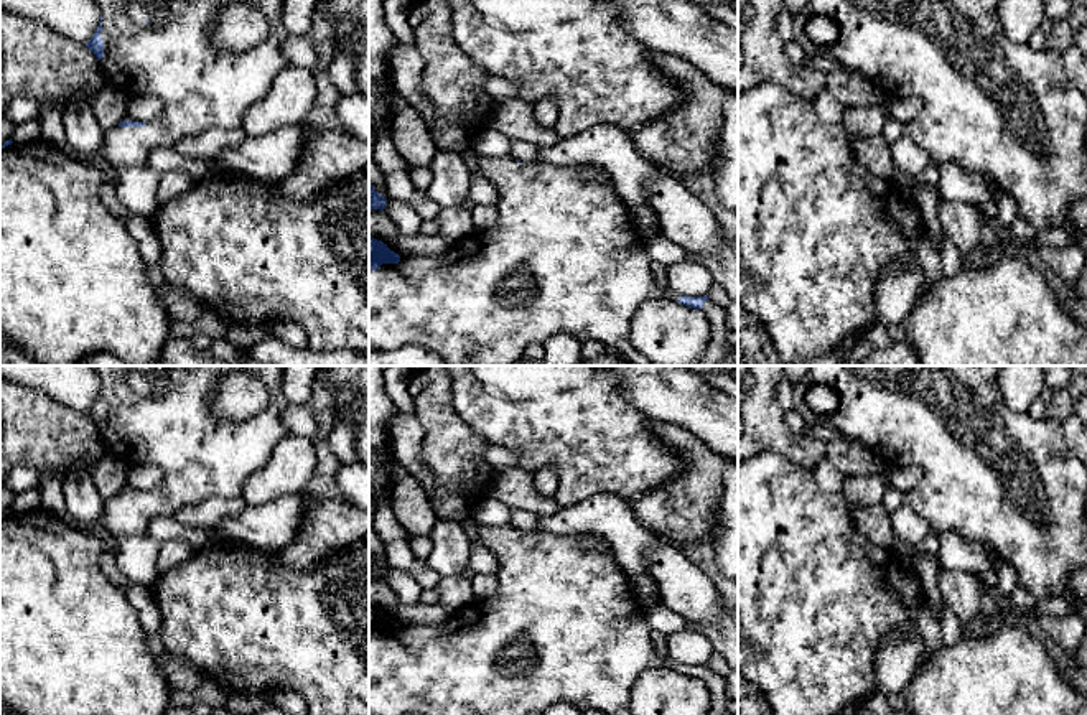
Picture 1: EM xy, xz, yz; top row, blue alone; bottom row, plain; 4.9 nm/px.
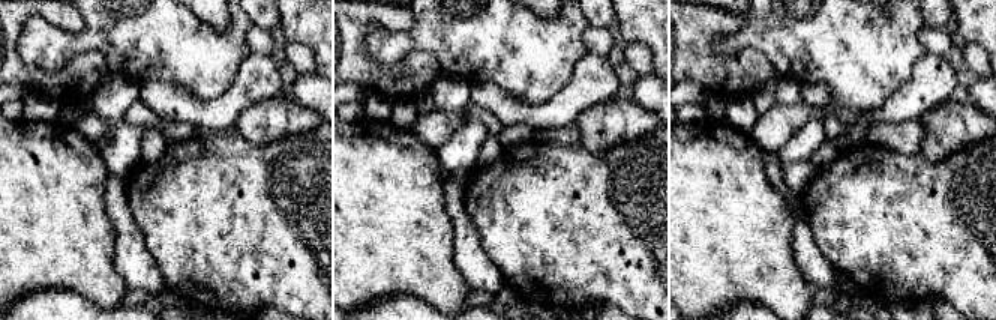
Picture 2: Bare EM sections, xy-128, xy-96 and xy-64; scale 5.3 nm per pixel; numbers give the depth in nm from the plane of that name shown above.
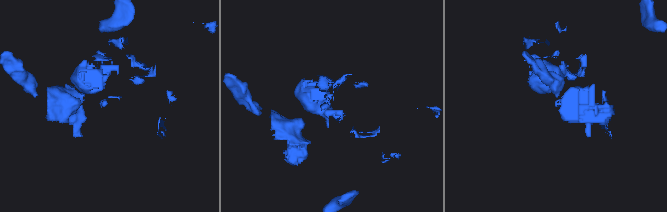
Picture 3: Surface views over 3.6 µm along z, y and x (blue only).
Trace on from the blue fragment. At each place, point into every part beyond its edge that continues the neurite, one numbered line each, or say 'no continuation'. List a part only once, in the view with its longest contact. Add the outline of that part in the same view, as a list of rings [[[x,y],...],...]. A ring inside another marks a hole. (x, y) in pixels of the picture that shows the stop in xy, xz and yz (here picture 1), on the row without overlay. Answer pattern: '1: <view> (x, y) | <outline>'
1: xy (172, 425) | [[[92,366],[102,382],[104,427],[100,428],[107,453],[114,453],[128,468],[153,465],[163,471],[158,486],[143,496],[115,496],[105,501],[104,514],[96,521],[114,539],[145,535],[156,516],[175,517],[183,507],[204,502],[212,496],[240,498],[245,481],[264,468],[273,446],[288,432],[282,414],[288,407],[283,394],[283,366]],[[250,371],[259,376],[268,392],[267,407],[247,422],[217,418],[211,410],[216,382],[229,372]]]

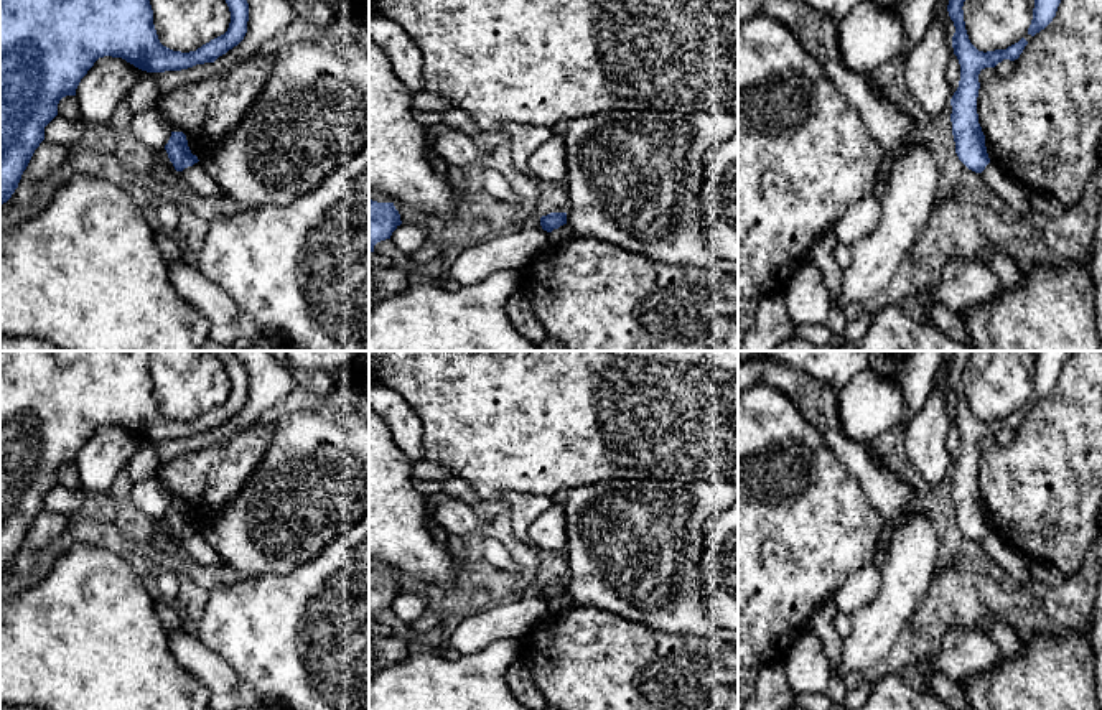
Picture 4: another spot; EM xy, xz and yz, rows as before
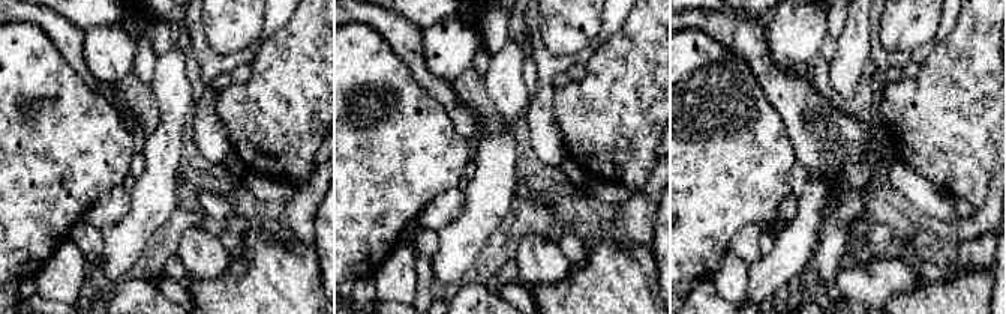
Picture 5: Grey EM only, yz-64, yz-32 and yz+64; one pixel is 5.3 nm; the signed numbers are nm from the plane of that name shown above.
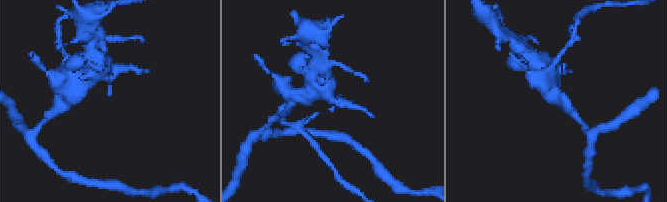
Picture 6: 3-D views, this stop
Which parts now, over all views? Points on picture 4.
no continuation

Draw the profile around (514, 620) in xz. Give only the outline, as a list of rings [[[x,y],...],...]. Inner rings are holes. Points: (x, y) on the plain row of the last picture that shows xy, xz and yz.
[[[525,595],[507,605],[489,606],[461,619],[451,634],[450,652],[453,656],[476,654],[491,642],[524,638],[549,614],[549,601]]]

